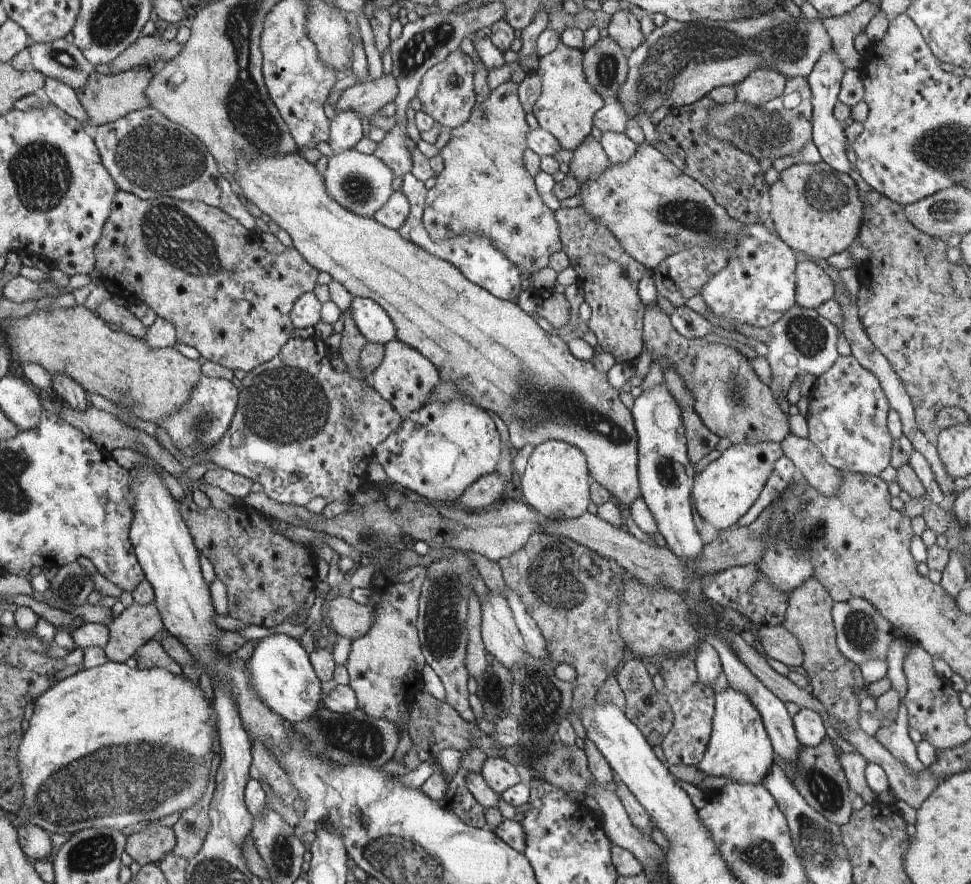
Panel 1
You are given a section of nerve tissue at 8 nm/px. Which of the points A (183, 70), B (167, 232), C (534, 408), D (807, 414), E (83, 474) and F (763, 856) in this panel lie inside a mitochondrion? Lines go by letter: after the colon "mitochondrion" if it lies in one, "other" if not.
A: other
B: mitochondrion
C: mitochondrion
D: other
E: other
F: mitochondrion

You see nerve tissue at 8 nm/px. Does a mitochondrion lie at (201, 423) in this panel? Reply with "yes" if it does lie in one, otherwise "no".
yes

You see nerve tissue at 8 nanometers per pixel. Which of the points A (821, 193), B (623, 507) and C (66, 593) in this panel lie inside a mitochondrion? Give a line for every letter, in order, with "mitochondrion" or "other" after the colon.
A: mitochondrion
B: other
C: mitochondrion

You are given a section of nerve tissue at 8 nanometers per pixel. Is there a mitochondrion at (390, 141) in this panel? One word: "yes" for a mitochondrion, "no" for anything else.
no

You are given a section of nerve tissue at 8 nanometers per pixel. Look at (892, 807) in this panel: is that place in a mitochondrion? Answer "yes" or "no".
no

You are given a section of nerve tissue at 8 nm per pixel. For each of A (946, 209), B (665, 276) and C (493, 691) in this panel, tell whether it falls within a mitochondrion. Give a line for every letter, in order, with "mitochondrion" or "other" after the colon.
A: mitochondrion
B: other
C: mitochondrion

